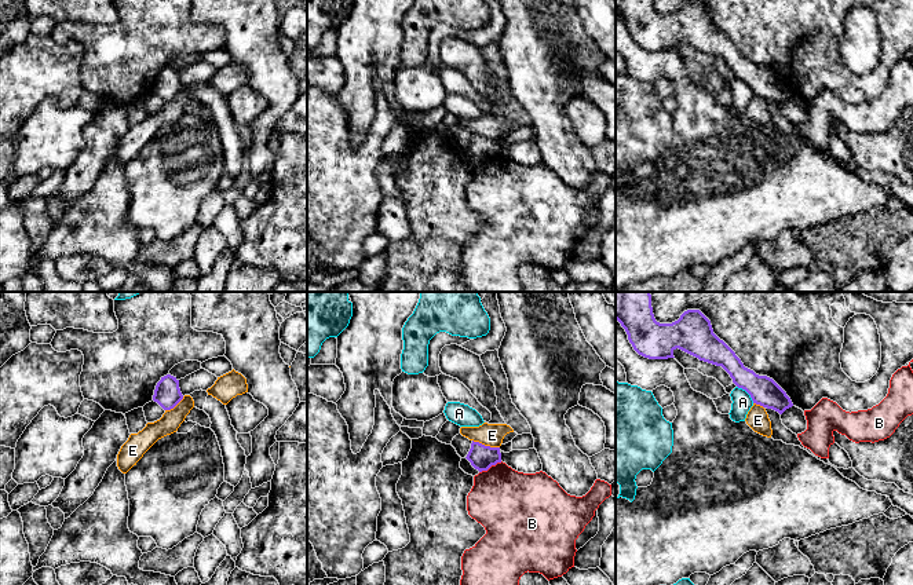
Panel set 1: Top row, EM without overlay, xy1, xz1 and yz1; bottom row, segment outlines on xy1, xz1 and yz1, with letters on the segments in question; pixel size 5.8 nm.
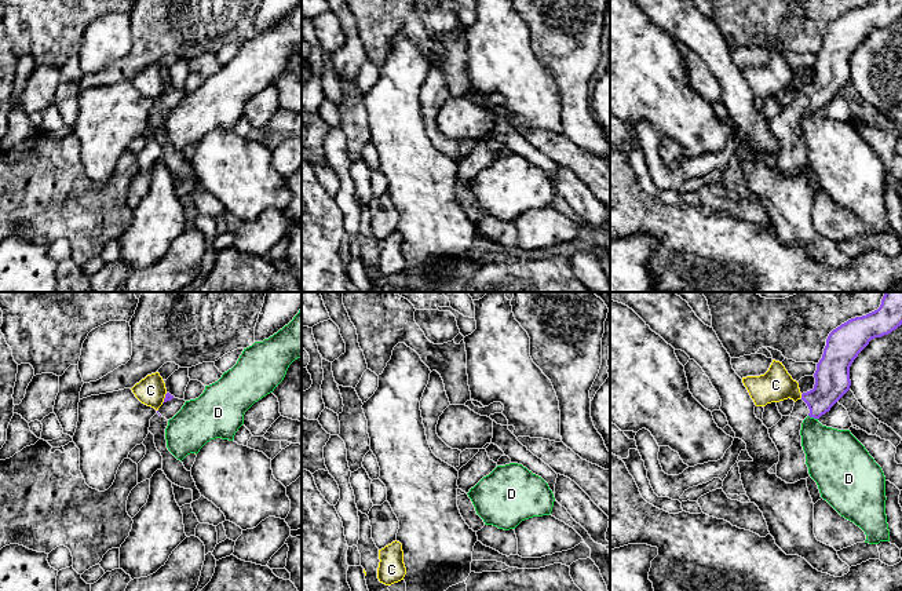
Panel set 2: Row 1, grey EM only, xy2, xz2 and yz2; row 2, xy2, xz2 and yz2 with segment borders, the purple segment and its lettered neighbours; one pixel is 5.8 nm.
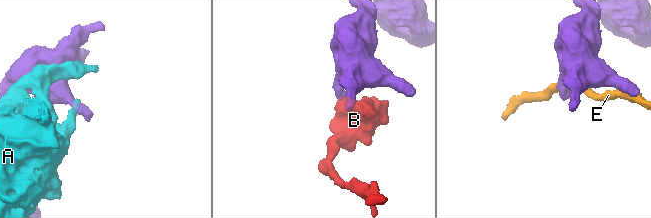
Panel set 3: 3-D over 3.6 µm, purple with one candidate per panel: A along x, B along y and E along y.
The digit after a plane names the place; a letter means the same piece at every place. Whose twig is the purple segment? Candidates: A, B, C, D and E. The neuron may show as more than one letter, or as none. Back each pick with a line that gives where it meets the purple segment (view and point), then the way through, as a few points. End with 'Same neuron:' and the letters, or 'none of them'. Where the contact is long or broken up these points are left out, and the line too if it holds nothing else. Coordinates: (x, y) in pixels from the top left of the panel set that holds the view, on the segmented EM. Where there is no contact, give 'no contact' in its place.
Same neuron: none of them

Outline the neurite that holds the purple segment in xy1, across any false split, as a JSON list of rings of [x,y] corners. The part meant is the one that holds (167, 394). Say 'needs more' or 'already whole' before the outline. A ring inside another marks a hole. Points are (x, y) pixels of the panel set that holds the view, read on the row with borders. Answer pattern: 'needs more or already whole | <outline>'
already whole | [[[171,374],[161,377],[157,383],[153,401],[157,402],[164,410],[174,409],[183,395],[179,388],[179,380]]]

